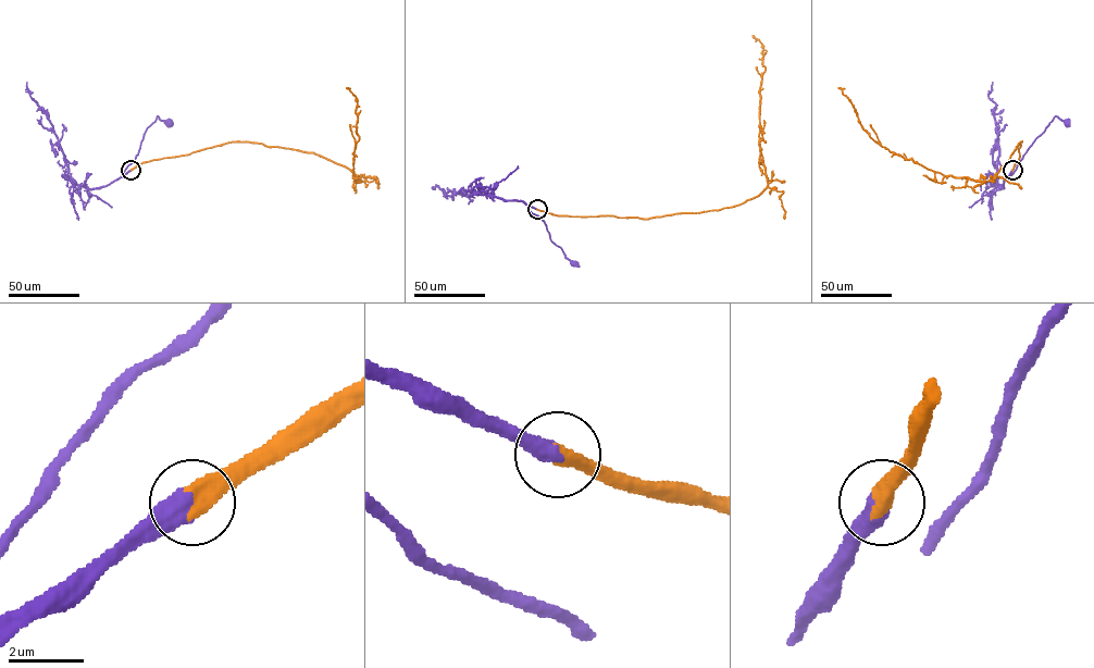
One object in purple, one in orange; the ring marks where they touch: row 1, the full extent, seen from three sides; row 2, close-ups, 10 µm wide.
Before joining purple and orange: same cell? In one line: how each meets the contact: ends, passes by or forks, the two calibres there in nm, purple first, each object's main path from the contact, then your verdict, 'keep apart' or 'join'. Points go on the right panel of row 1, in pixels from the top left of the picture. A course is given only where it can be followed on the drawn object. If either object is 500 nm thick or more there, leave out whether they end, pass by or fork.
550/550 nm | purple via (1012, 170), (1055, 116), (1067, 123) | orange via (1012, 170), (1019, 158), (1021, 141), (986, 181), (944, 176), (905, 159), (870, 137), (854, 106), (837, 87) | join

